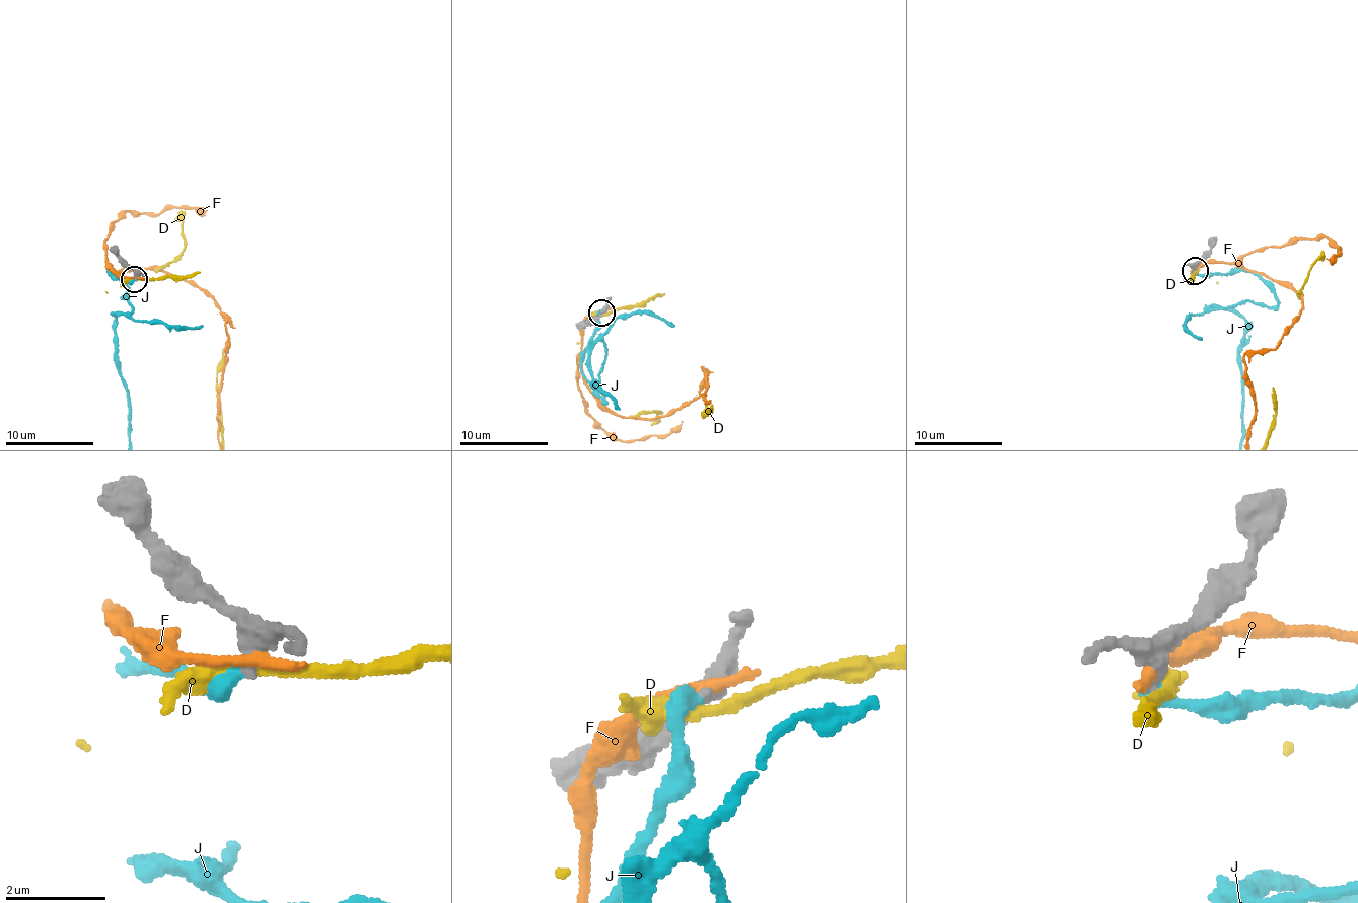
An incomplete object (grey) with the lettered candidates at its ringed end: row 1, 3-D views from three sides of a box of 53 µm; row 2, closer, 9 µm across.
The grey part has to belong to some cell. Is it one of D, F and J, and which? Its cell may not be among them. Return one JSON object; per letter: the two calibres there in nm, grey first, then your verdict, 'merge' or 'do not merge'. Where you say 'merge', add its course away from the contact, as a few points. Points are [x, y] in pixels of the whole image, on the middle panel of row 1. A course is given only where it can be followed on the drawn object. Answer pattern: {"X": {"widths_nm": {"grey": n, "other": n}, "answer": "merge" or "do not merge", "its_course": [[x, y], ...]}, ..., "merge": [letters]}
{"D": {"widths_nm": {"grey": 280, "other": 280}, "answer": "do not merge"}, "F": {"widths_nm": {"grey": 360, "other": 260}, "answer": "do not merge"}, "J": {"widths_nm": {"grey": 280, "other": 360}, "answer": "merge"}, "merge": ["J"]}

